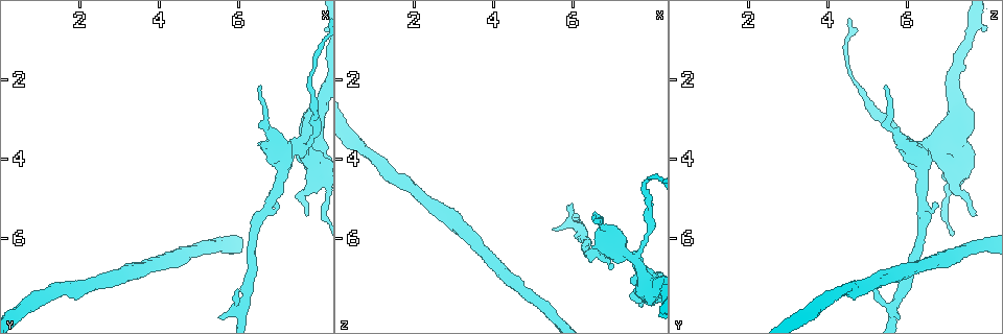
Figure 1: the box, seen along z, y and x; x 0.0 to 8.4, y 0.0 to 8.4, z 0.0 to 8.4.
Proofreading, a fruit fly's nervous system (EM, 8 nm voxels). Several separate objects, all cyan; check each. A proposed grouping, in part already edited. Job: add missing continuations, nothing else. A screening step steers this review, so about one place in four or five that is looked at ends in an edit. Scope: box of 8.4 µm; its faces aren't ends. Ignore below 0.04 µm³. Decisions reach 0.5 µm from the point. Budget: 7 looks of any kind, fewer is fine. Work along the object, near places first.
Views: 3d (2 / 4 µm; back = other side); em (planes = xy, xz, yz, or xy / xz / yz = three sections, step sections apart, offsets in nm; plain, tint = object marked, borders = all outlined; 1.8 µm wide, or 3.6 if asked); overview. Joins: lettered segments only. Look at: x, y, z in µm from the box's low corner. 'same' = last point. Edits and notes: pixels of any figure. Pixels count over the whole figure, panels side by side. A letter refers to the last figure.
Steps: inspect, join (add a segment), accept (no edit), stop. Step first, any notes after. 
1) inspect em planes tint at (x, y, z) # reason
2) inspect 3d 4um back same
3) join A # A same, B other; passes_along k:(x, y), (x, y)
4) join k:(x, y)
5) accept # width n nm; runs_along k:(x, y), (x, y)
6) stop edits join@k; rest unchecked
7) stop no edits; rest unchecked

inspect 3d 2um at (6.00, 7.30, 5.15) # an open end

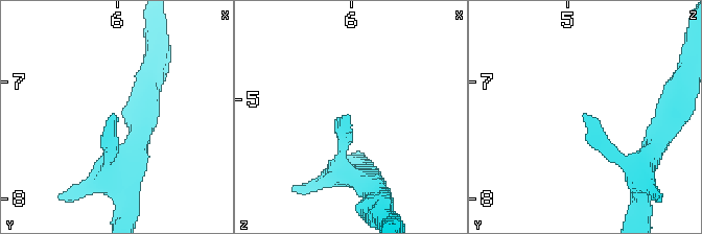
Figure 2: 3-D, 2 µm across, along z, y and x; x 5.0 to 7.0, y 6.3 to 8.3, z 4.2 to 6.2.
inspect em planes borders at (5.96, 7.26, 5.18) # shape alone is not enough

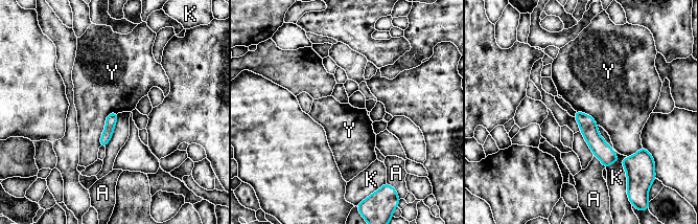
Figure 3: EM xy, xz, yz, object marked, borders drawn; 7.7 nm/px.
accept # longest_contact K 340 nm; A other, K other, Y other; none of them fits

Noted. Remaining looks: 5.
inspect 3d 2um back at (7.20, 3.90, 6.40) # looks like a crossing

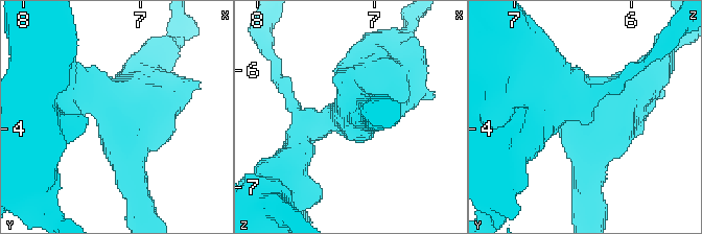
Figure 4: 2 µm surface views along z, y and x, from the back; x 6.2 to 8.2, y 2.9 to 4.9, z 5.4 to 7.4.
inspect em planes borders at (7.18, 3.92, 6.38)

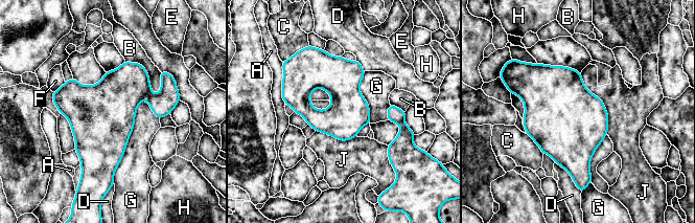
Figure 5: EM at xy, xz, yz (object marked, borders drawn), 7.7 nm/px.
accept # width 300 nm; A other, B other, C other, D other, E other, F other, G other, H other, J other; border 5:(580, 72), (604, 106), (607, 134); none of them fits

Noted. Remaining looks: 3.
inspect em planes borders at (7.75, 5.45, 7.60) # branch stops here

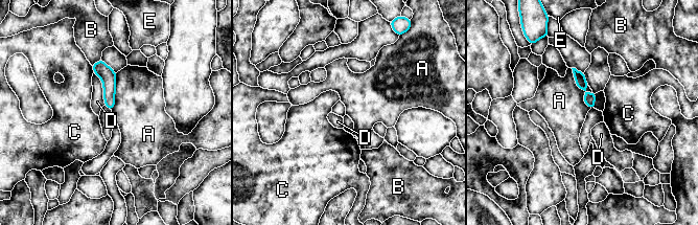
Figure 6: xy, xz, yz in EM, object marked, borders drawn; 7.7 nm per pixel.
accept # A other, B other, C other, D other, E other; runs_along 6:(100, 63), (109, 77), (110, 106); none of them fits

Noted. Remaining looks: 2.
stop no edits; rest unchecked

